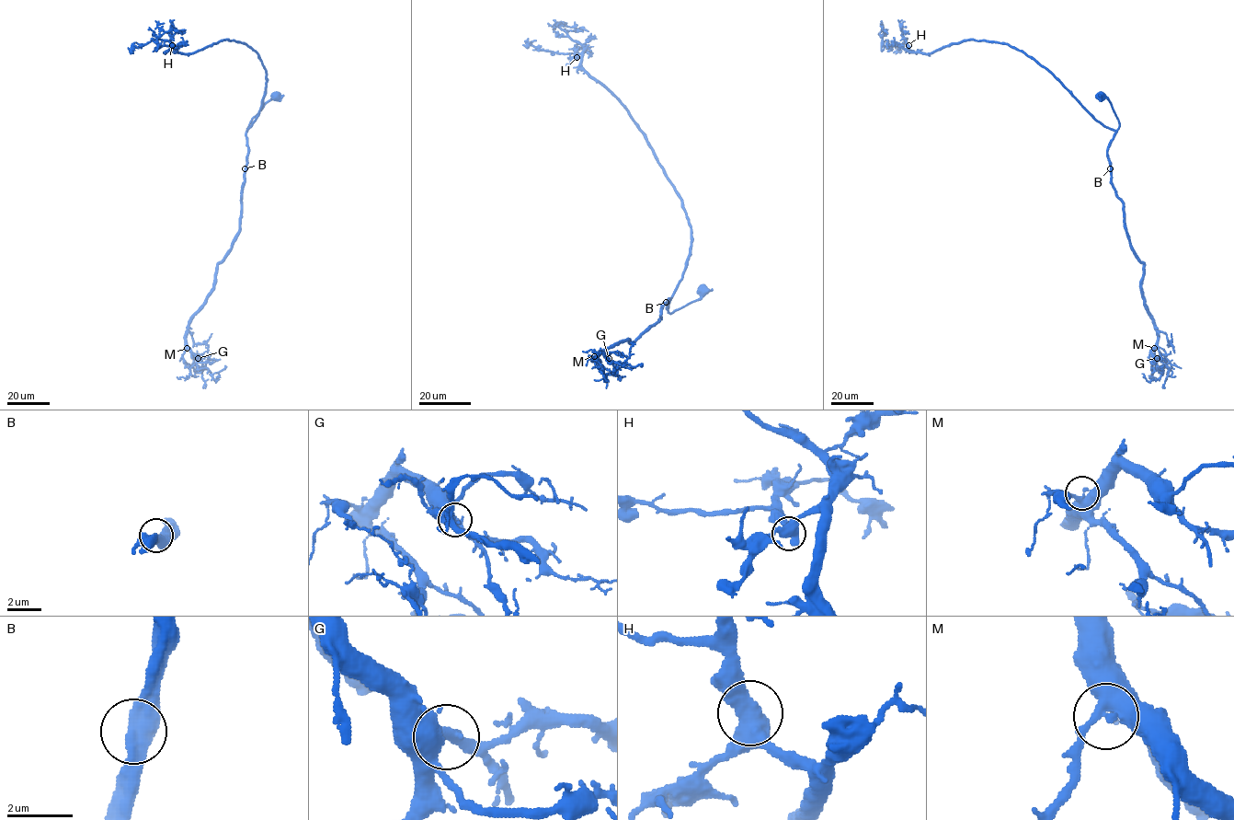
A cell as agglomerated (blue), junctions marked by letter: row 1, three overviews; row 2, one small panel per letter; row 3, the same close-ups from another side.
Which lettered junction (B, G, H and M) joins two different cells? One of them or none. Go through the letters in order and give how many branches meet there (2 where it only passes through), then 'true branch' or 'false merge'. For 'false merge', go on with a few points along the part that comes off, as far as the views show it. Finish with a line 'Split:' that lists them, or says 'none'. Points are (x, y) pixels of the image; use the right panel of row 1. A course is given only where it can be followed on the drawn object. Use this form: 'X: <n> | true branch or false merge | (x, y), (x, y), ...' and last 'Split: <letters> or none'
B: 2 | true branch
G: 2 | true branch
H: 3 | true branch
M: 2 | true branch
Split: none

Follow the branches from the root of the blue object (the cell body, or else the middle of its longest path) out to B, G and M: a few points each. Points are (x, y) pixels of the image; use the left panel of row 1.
B: (276, 95), (253, 118), (246, 130), (248, 155), (245, 168)
G: (276, 95), (246, 130), (239, 232), (218, 264), (214, 288), (192, 318), (186, 337), (186, 345), (198, 358)
M: (276, 95), (246, 130), (239, 232), (217, 265), (214, 289), (189, 324), (187, 348)

